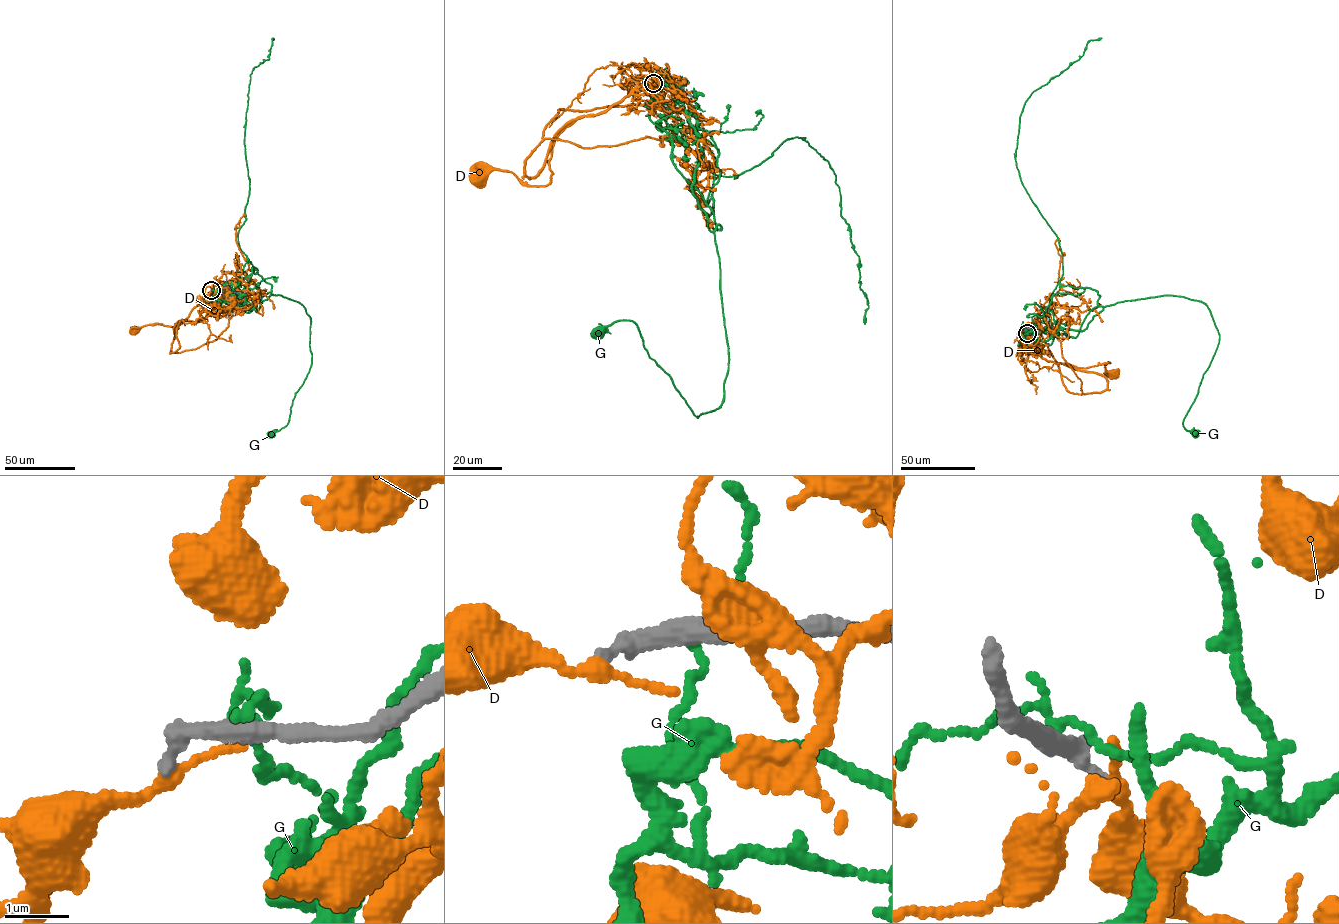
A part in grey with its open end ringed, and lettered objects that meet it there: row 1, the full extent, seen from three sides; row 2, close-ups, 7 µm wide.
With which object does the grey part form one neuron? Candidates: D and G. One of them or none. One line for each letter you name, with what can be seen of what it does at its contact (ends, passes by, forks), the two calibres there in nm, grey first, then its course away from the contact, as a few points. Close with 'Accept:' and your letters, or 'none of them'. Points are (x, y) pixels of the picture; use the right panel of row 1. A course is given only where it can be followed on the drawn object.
Accept: none of them

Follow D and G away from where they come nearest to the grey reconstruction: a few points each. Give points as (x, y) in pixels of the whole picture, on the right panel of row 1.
D: (1027, 334), (1036, 353), (1047, 361), (1084, 368), (1108, 362), (1104, 366), (1112, 372)
G: (1026, 333), (1022, 342), (1084, 330), (1118, 302), (1201, 301), (1219, 343), (1183, 421), (1195, 433)

